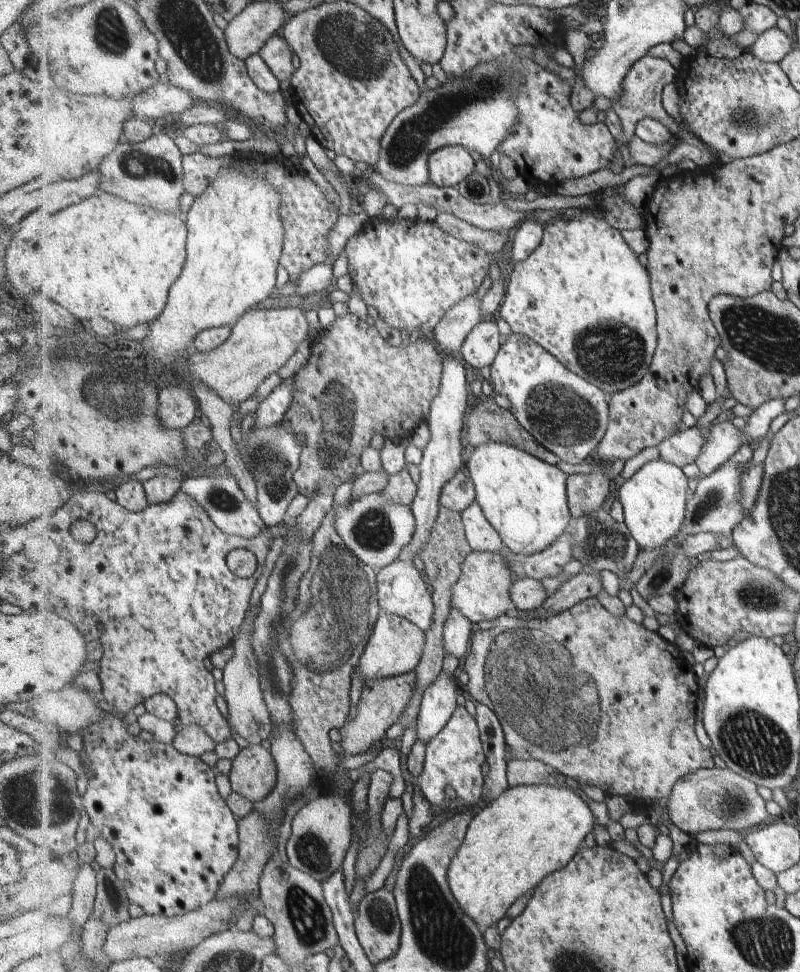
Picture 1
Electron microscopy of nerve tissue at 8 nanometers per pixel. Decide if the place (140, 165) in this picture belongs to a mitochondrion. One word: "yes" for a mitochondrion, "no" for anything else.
yes

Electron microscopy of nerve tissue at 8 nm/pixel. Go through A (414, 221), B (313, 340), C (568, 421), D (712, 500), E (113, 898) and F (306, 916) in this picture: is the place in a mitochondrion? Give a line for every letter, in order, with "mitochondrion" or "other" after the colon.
A: other
B: other
C: mitochondrion
D: mitochondrion
E: mitochondrion
F: mitochondrion

